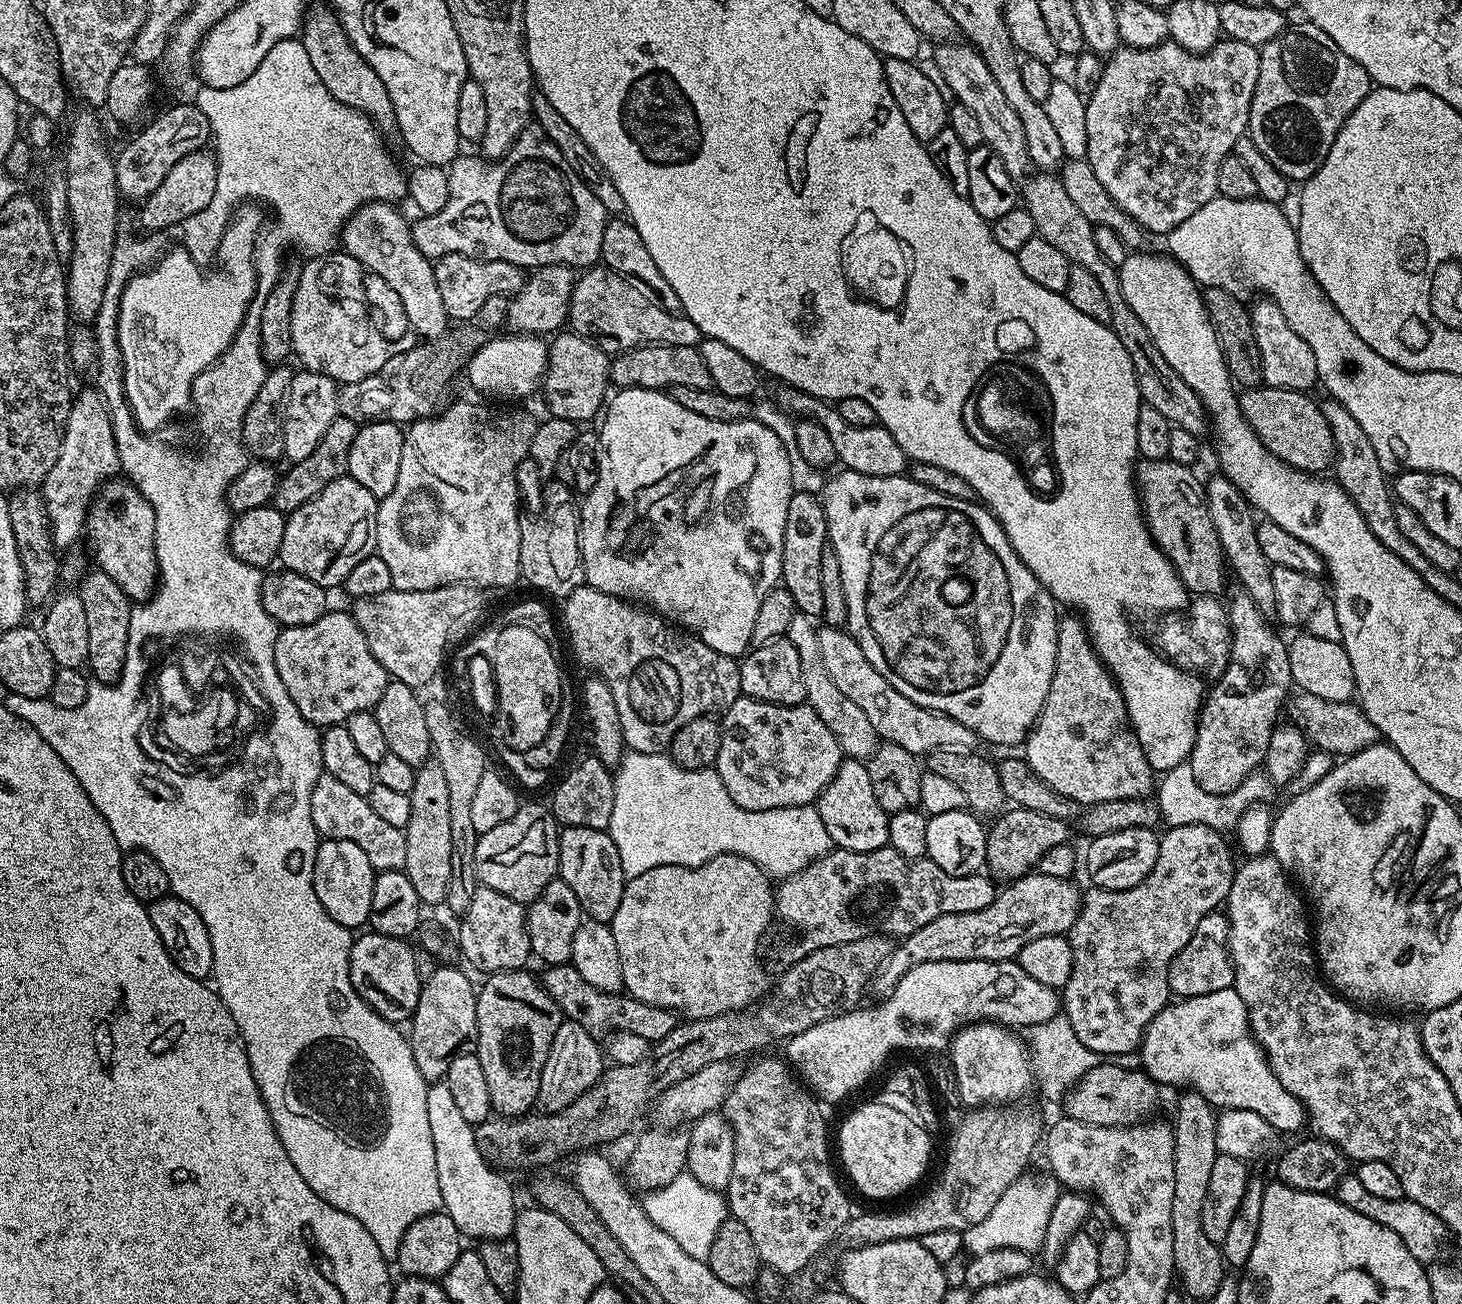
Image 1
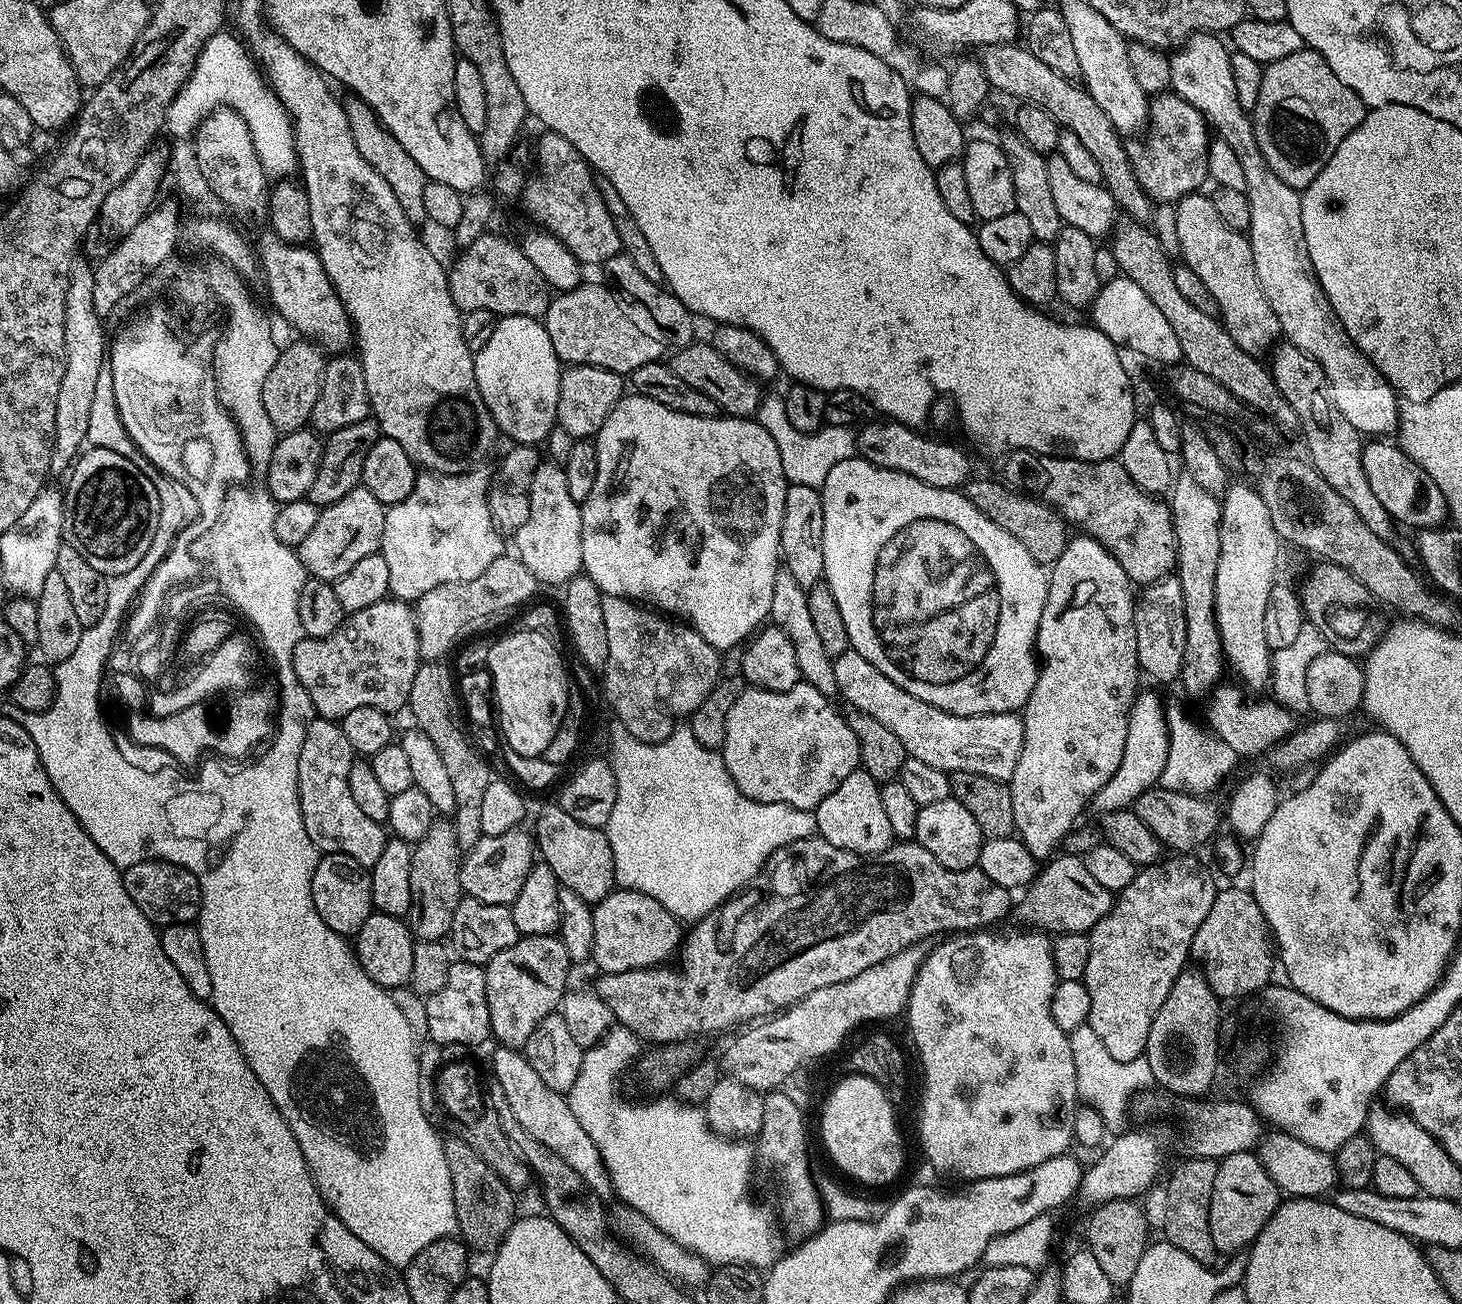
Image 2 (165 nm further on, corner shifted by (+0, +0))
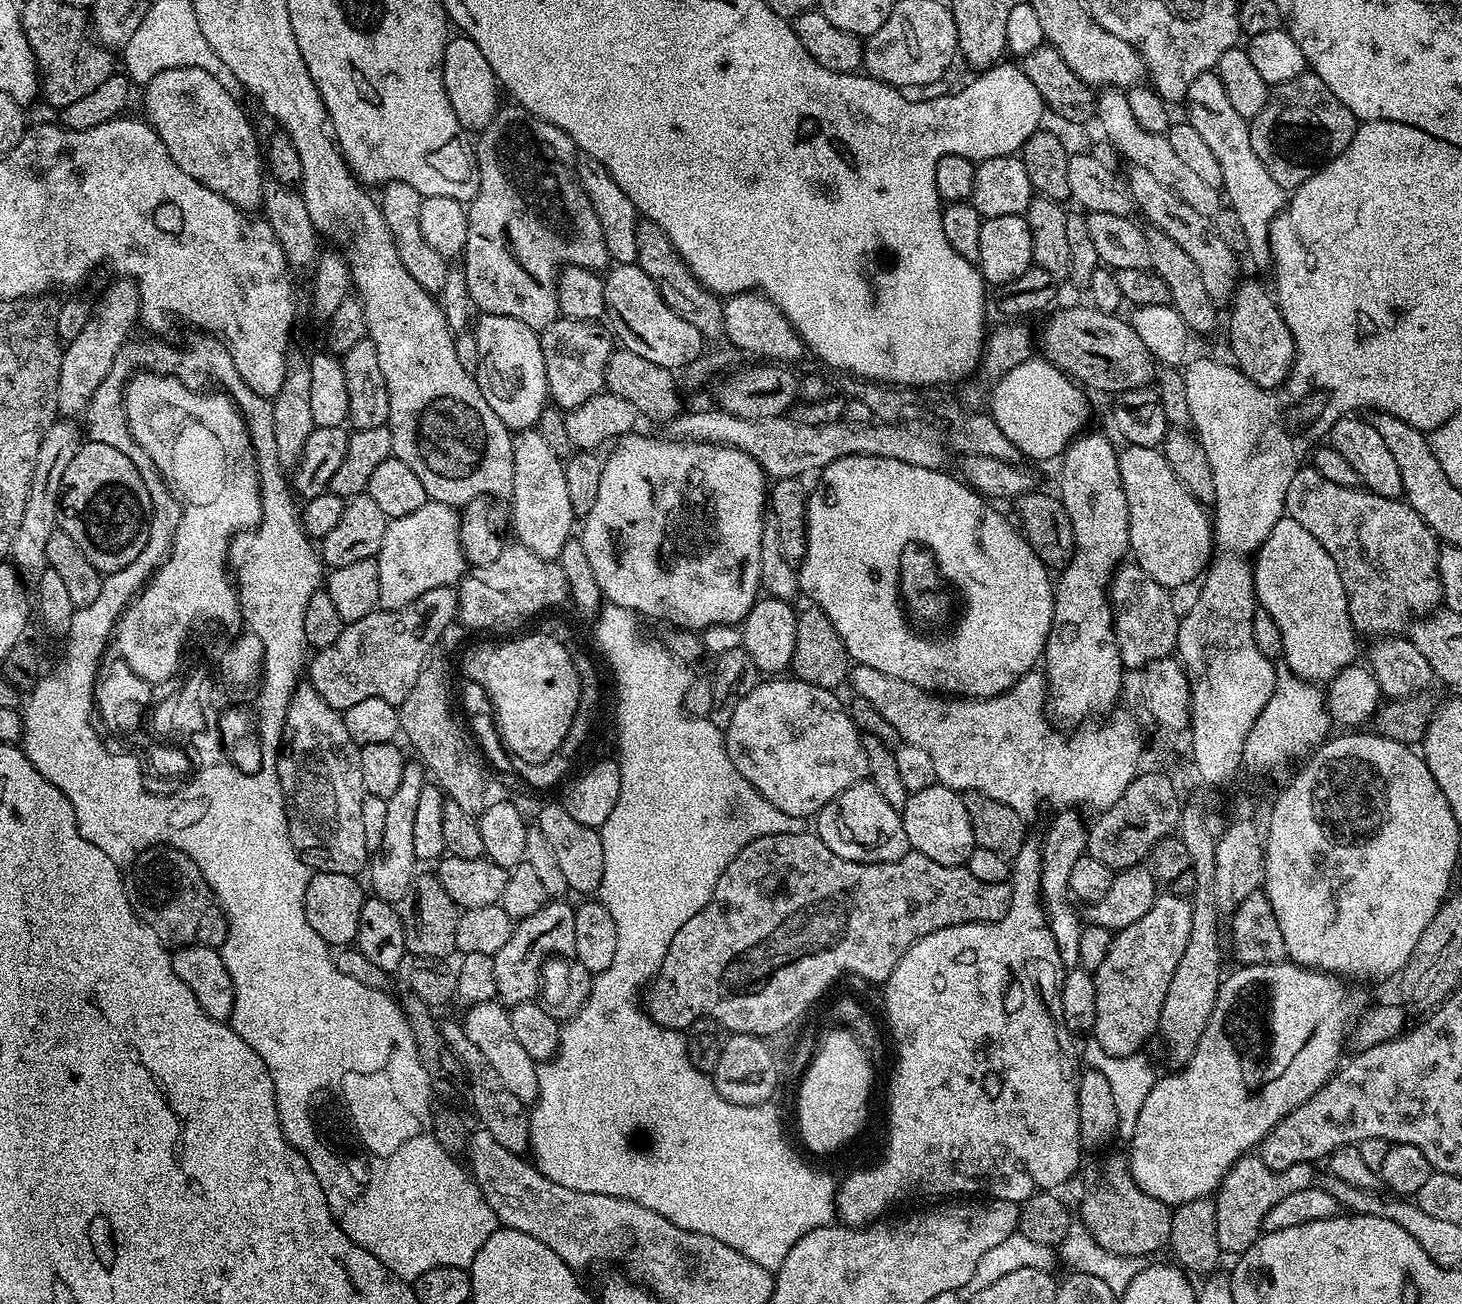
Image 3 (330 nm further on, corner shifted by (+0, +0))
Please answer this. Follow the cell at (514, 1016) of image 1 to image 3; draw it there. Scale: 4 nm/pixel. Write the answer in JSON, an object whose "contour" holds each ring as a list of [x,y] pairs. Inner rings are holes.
{"contour":[[[564,898],[549,899],[547,904],[538,910],[538,914],[530,914],[530,918],[519,921],[510,934],[510,942],[502,946],[494,956],[494,978],[496,979],[496,995],[505,1005],[515,1006],[535,1001],[541,995],[541,972],[543,964],[552,957],[571,957],[576,951],[574,946],[574,918],[576,908],[568,905]]]}

